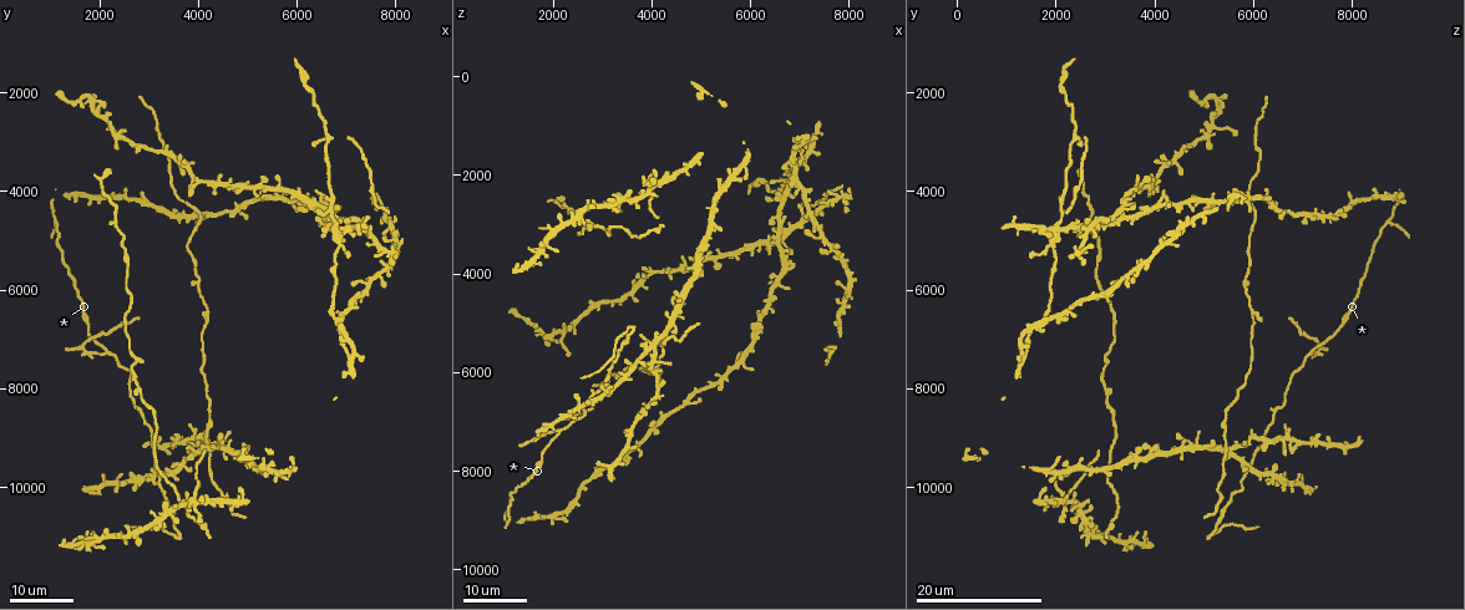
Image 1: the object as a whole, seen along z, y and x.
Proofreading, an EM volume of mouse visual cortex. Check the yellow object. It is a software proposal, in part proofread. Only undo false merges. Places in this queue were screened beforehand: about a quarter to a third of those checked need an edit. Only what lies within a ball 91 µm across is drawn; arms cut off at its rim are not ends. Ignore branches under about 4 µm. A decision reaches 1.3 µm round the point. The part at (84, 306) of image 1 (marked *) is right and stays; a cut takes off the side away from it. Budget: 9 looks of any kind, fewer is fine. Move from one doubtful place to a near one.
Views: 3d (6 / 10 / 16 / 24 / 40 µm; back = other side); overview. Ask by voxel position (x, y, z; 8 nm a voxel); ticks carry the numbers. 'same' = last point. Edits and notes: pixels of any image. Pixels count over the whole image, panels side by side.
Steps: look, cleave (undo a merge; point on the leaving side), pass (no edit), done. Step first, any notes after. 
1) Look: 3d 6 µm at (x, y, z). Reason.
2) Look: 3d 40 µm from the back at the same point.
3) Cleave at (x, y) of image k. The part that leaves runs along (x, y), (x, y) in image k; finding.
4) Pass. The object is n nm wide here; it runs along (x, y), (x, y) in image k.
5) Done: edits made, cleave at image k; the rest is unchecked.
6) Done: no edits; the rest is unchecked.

Look: 3d 24 µm at (4150, 9150, 5350). Looks like a crossing.

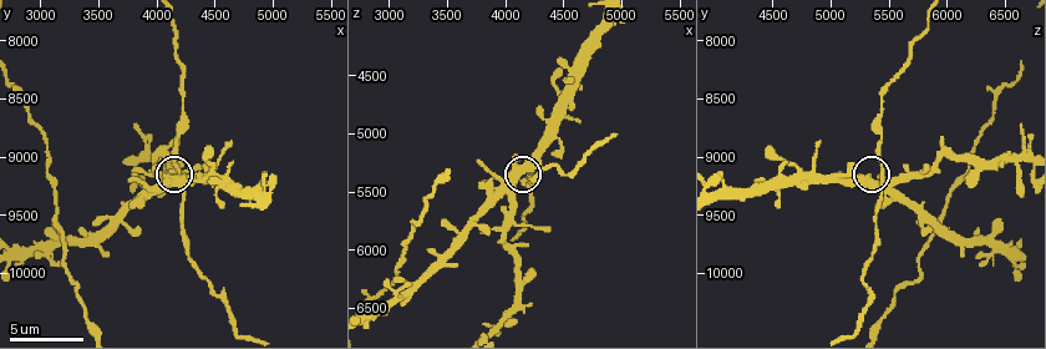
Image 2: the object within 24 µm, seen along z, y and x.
Look: 3d 10 µm at (4120, 9200, 5340).

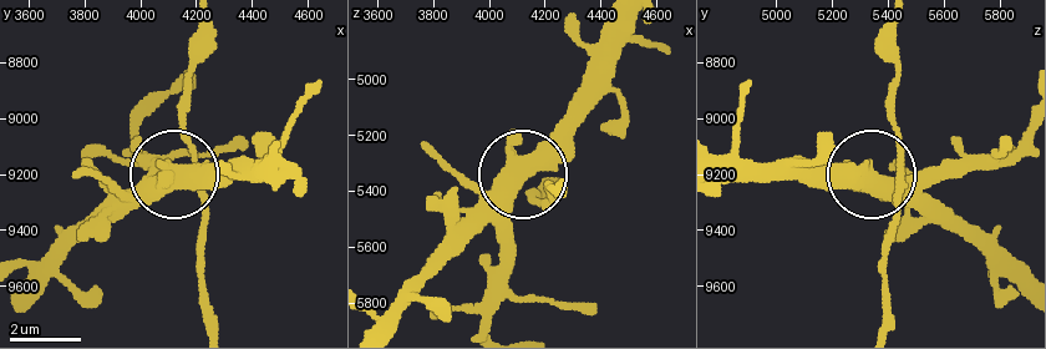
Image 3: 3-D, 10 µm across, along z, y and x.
Pass. It runs along (1021, 287), (878, 180), (895, 162), (895, 85) in image 3; continuous, no second cell.

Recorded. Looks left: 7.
Look: 3d 16 µm at (3550, 10100, 3200).

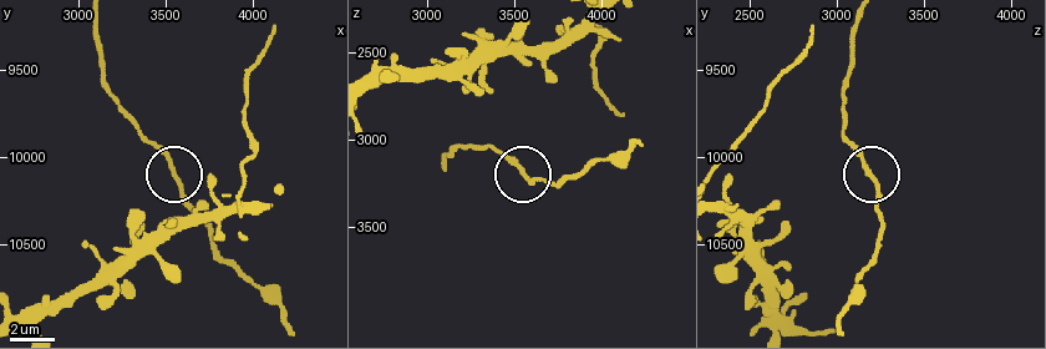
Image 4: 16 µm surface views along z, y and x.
Look: 3d 6 µm at (3540, 10080, 3180). Zoom in.

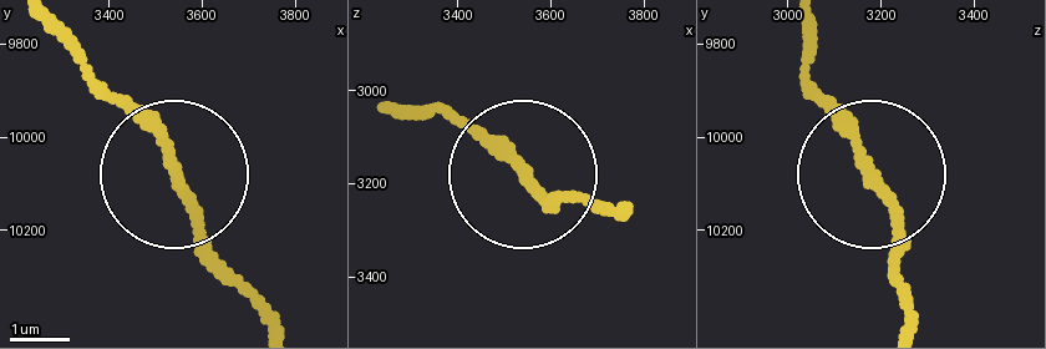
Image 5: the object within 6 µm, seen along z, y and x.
Pass. The side arm is 10 µm long; one cell here.

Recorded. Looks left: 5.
Look: 3d 10 µm at (3180, 9640, 5900). Three-way junction.

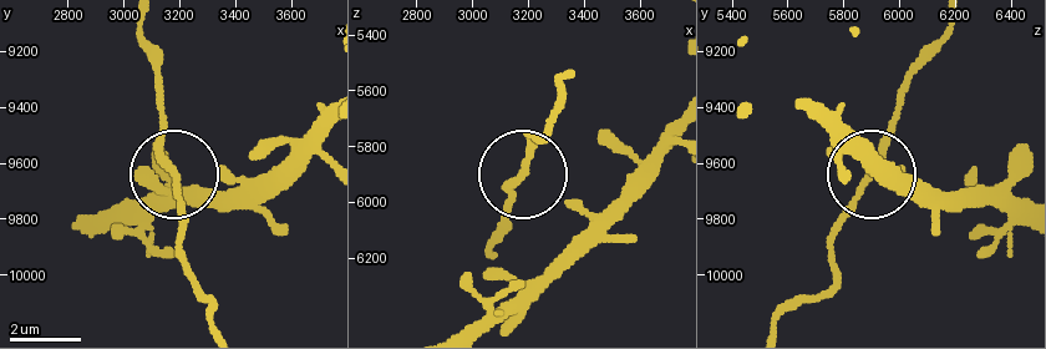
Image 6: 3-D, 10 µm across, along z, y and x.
Pass. The object is 150 nm wide here; it runs along (137, 21), (163, 110), (182, 242) in image 6; all the same cell.

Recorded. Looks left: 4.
Look: 3d 16 µm at (6750, 4650, 2000).

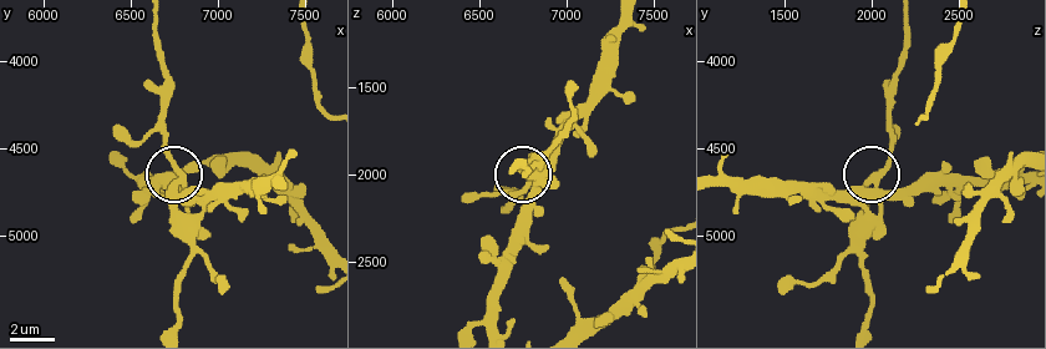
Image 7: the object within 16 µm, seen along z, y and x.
Look: 3d 10 µm at (6780, 4680, 2020).

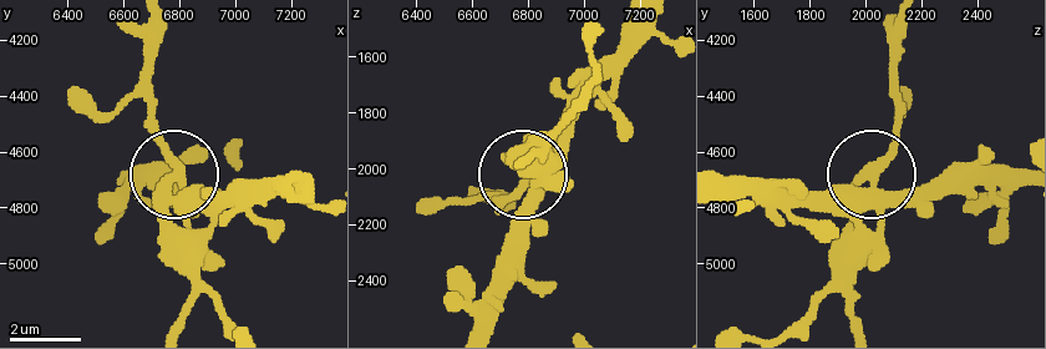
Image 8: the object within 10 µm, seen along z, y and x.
Pass. It runs along (1019, 173), (884, 188), (873, 173), (899, 105) in image 8; one cell here.

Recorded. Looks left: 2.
Done: no edits; the rest is unchecked.

